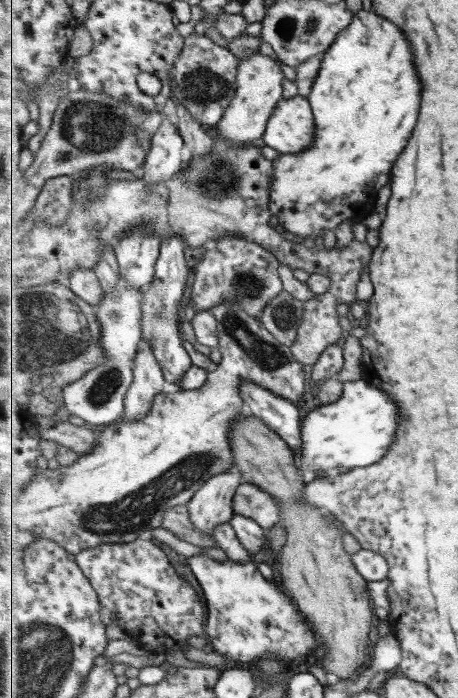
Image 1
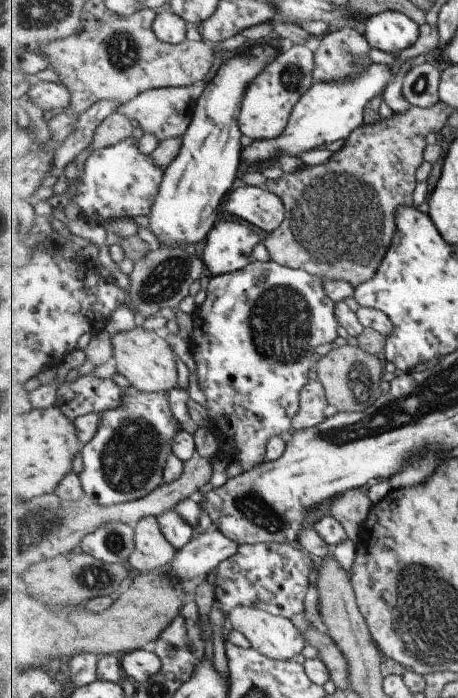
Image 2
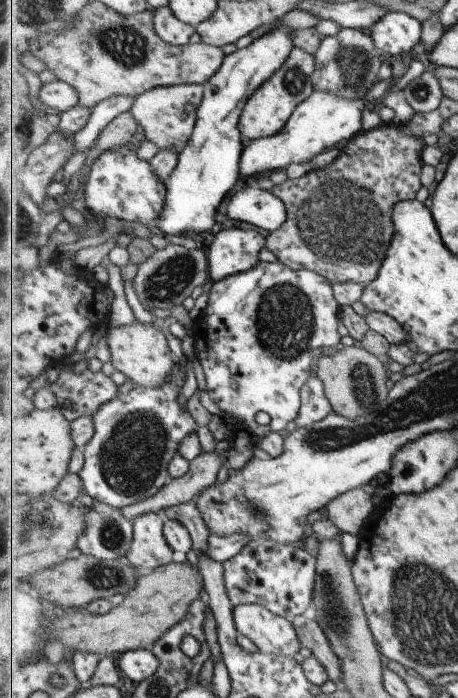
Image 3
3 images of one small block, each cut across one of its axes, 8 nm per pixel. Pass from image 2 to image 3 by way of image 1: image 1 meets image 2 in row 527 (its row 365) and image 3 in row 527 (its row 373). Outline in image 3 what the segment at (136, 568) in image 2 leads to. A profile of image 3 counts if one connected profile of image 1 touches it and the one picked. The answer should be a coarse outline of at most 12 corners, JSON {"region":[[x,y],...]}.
{"region":[[157,512],[133,521],[127,560],[141,572],[173,564]]}

